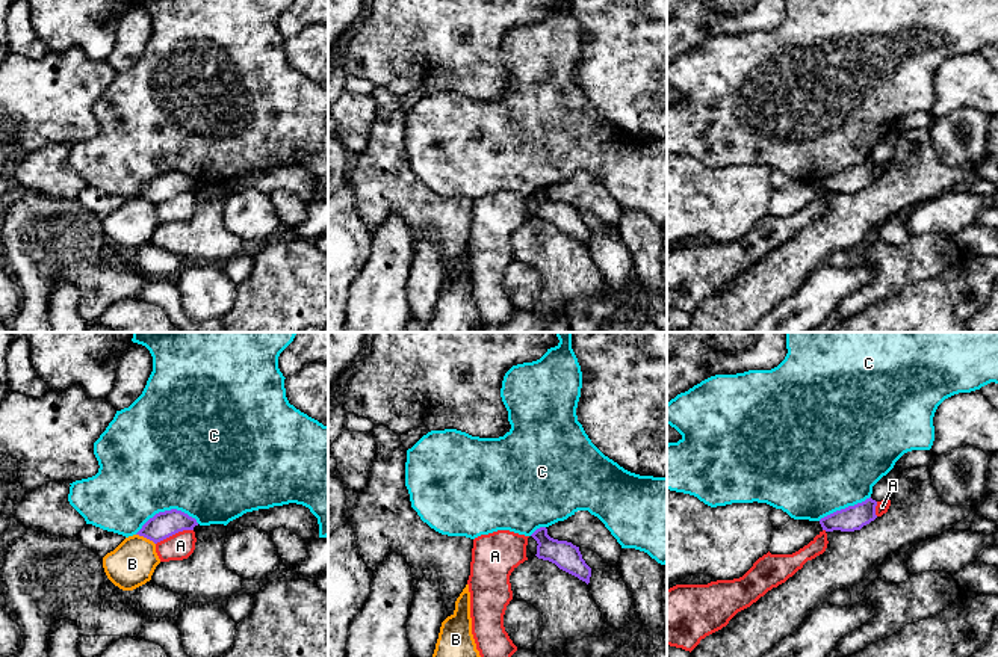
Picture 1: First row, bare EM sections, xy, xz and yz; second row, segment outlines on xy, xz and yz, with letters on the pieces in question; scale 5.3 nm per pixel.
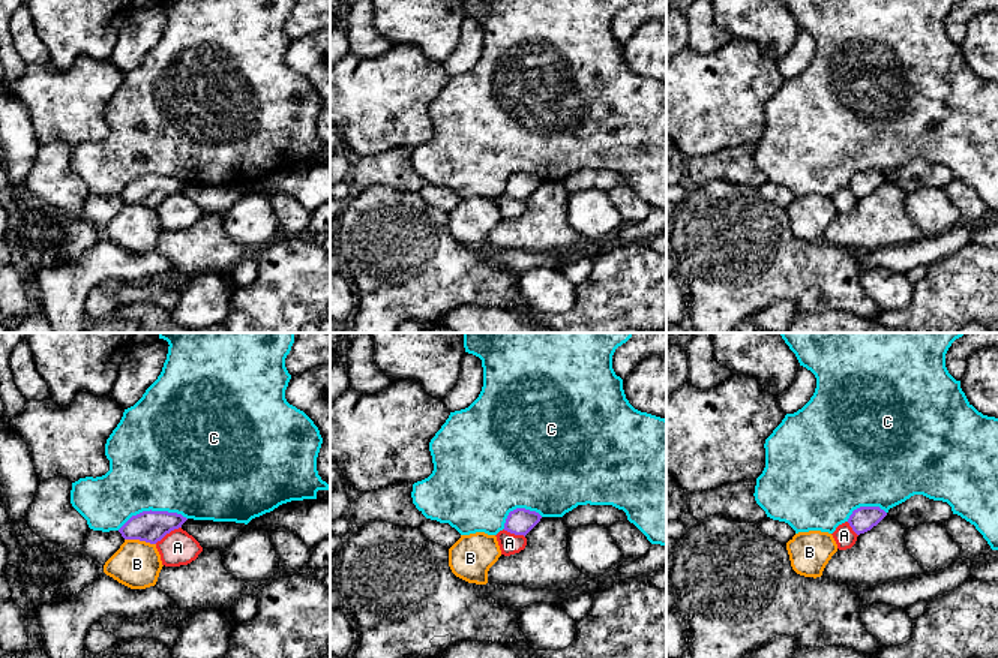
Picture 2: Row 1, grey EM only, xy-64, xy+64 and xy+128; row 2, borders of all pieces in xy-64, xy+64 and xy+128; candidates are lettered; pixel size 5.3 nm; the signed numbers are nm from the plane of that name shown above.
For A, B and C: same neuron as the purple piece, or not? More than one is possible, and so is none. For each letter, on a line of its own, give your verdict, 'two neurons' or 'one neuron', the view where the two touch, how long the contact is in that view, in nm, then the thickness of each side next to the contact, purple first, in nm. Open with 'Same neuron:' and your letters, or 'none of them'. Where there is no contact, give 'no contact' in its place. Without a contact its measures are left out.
Same neuron: none of them
A: two neurons; meets purple in xy; contact 220 nm long; 140 nm thick on the purple side, 140 nm on the other
B: two neurons; meets purple in xy; contact 120 nm long; 140 nm thick on the purple side, 240 nm on the other
C: two neurons; meets purple in xy; contact 340 nm long; 140 nm thick on the purple side, 500 nm on the other

